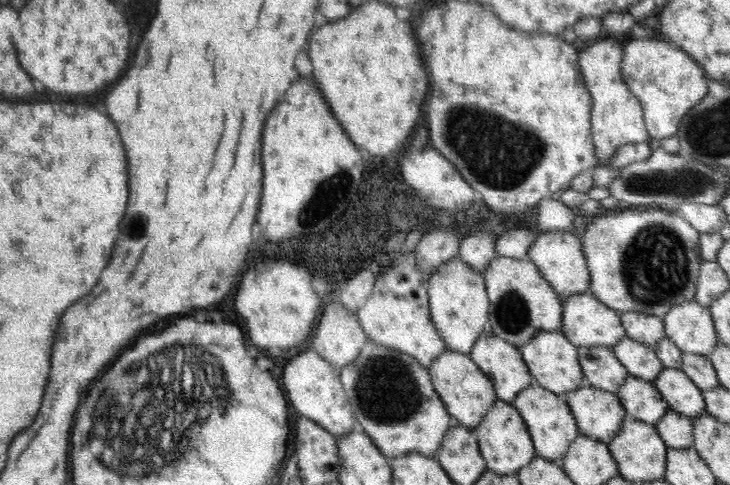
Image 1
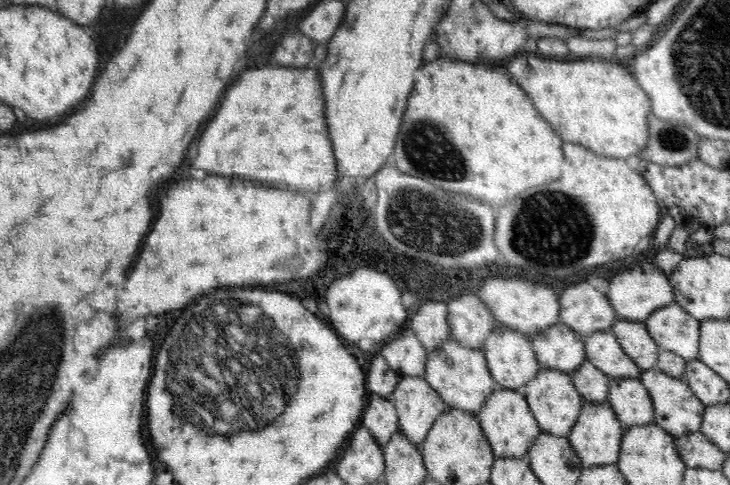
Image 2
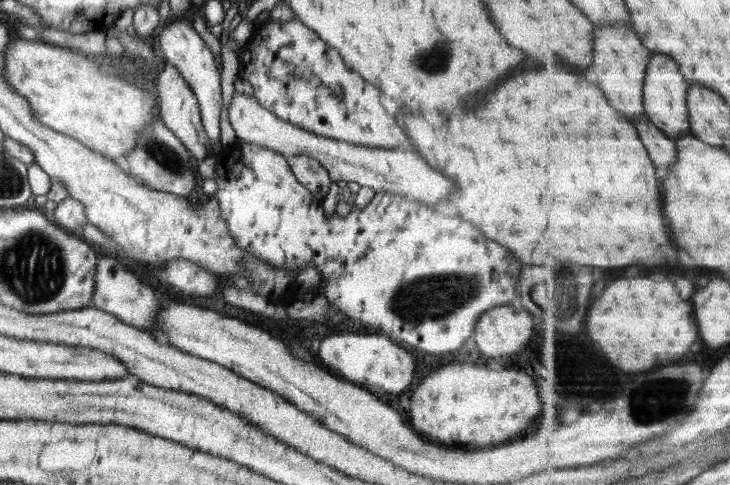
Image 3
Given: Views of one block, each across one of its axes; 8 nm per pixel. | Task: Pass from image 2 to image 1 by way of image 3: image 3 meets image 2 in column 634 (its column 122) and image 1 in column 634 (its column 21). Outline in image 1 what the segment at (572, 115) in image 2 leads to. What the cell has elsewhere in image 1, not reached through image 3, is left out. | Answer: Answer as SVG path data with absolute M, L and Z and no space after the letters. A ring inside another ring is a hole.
M630 33L625 36L624 42L622 60L620 60L621 72L628 89L632 91L633 95L636 95L640 105L642 105L649 138L660 141L676 135L682 117L693 106L696 106L708 92L709 86L705 71L701 68L700 63L696 62L696 59L678 49L672 43L662 42L662 40L636 40Z

